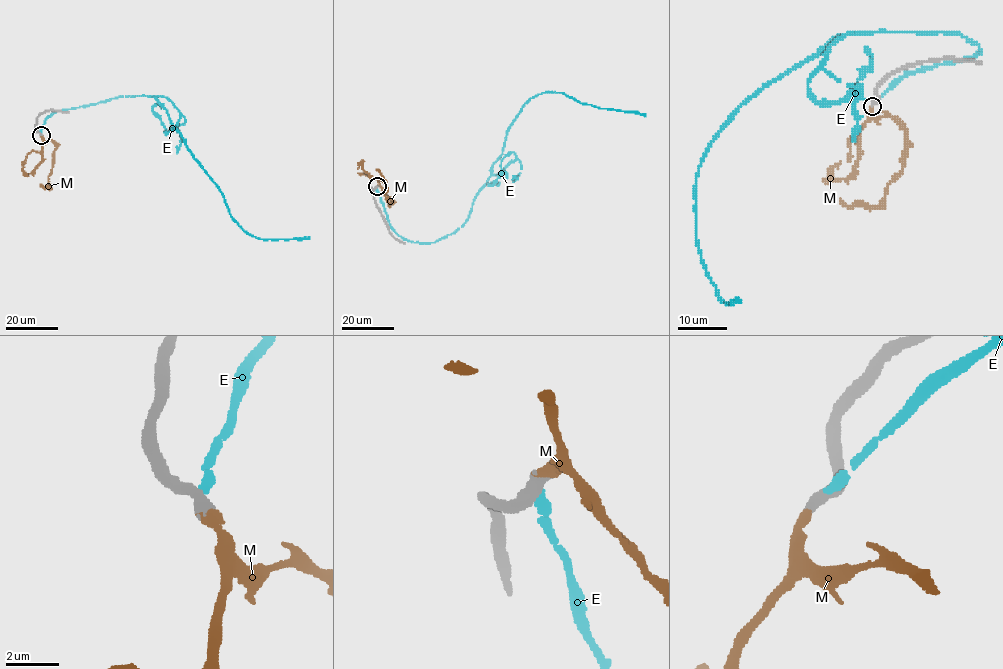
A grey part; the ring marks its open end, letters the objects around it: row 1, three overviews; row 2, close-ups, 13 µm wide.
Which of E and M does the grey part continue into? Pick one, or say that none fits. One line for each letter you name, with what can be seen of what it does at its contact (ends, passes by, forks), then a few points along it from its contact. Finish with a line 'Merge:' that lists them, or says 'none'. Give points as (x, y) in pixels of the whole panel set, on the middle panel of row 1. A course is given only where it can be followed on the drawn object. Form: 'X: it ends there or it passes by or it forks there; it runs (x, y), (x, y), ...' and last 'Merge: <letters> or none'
M: it ends there; it runs (377, 186), (391, 203), (384, 194), (385, 181), (375, 168)
Merge: M

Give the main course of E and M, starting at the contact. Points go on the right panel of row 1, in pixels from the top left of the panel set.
E: (876, 102), (979, 47), (950, 32), (838, 35), (737, 109), (699, 168), (695, 237), (716, 292), (739, 298)
M: (873, 105), (874, 115), (890, 115), (905, 130), (904, 165), (878, 205), (849, 206), (839, 197)

